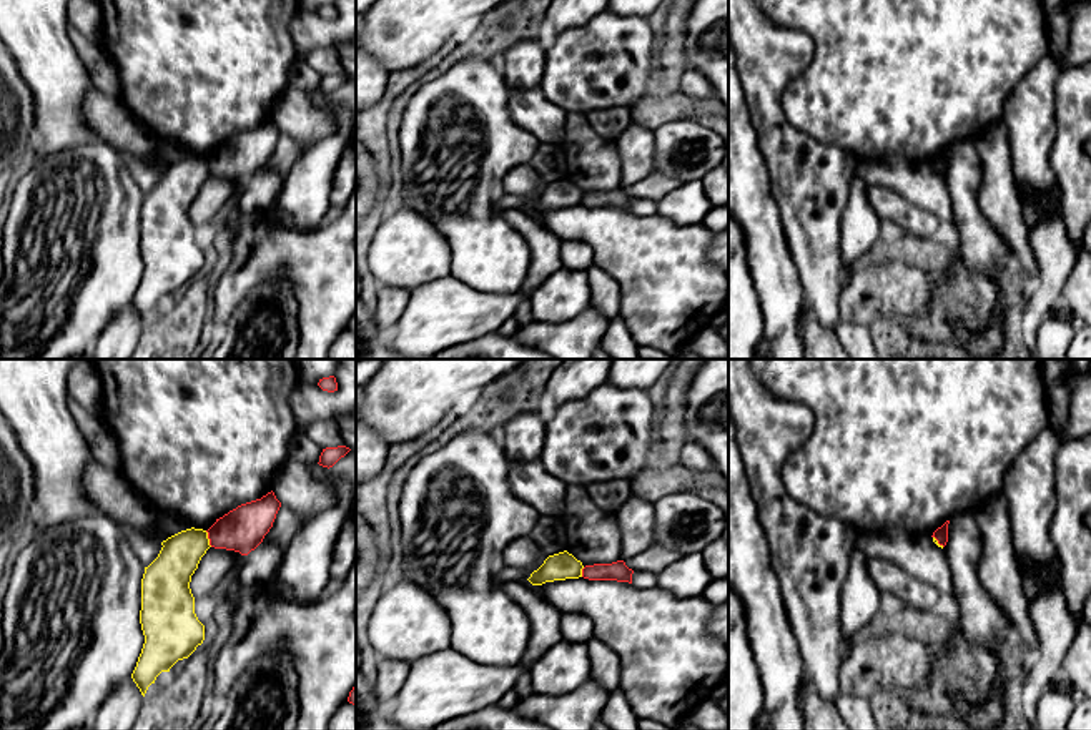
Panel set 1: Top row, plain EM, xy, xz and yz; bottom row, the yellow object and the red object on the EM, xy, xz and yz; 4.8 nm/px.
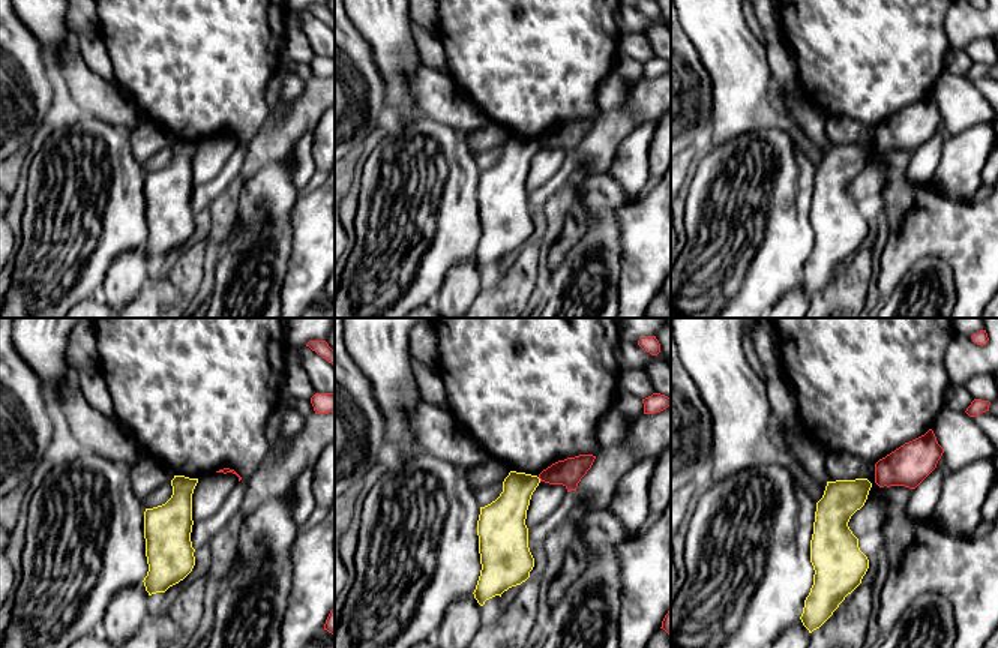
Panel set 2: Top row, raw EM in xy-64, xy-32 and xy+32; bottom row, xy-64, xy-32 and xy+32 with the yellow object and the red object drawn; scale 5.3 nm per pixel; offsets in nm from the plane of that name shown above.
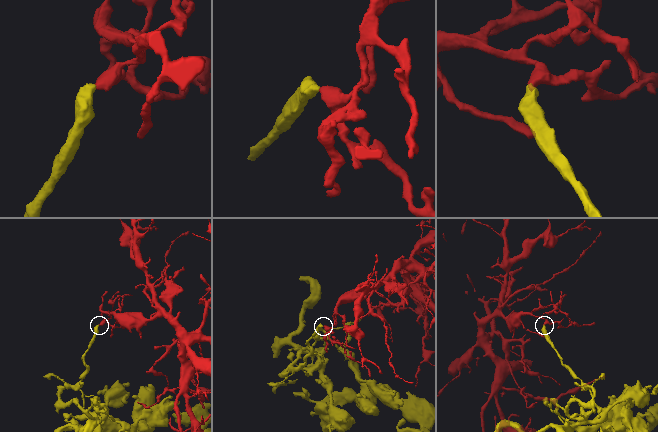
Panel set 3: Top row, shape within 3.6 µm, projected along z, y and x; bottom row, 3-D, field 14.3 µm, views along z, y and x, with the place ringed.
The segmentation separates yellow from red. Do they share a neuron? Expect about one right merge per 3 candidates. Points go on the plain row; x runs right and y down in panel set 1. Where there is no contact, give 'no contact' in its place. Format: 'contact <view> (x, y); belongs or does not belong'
contact xy (208, 167); does not belong

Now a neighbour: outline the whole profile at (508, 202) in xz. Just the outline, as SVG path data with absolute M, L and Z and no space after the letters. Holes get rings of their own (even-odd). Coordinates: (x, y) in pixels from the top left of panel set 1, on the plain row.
M504 193L504 196L499 201L501 210L511 210L511 208L527 208L534 198L539 195L526 196L526 195L511 195Z

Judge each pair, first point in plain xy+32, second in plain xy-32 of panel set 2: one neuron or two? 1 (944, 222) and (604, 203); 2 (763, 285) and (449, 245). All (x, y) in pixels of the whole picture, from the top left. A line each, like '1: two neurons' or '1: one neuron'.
1: two neurons
2: one neuron

